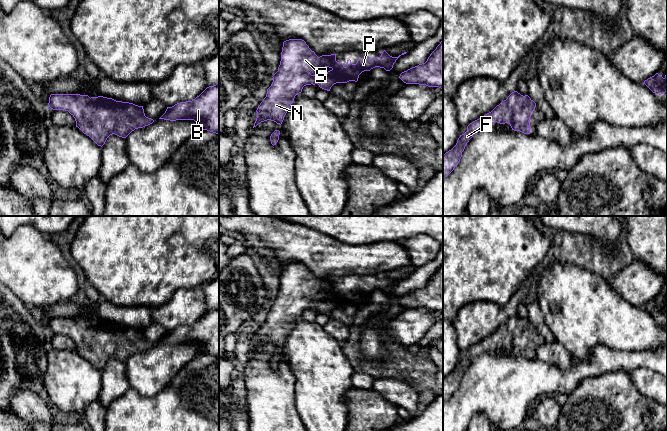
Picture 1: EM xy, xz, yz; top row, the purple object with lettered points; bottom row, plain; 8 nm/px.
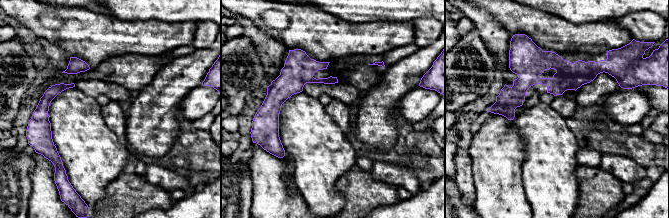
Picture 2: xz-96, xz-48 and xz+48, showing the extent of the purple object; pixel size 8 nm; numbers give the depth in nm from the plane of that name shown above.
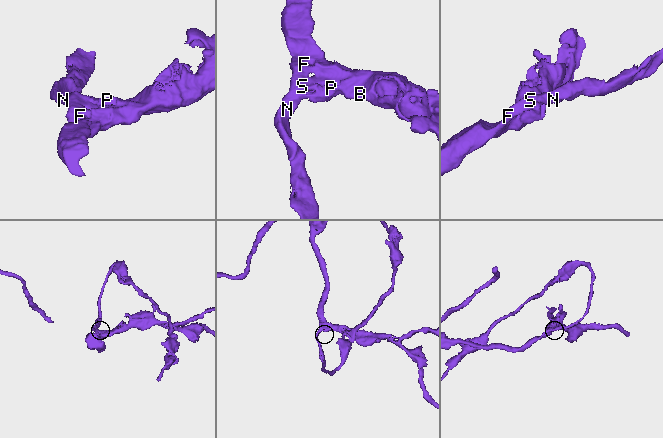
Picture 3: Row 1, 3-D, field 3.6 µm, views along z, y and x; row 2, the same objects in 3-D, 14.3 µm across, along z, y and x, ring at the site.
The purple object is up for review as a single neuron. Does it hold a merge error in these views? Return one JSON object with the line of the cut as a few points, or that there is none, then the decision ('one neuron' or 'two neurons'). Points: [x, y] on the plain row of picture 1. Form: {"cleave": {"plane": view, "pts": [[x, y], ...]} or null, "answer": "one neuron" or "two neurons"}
{"cleave": null, "answer": "one neuron"}

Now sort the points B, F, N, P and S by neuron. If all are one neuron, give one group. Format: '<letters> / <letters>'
B F N P S

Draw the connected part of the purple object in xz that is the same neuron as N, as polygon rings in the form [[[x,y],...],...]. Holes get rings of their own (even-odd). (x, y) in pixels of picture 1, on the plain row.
[[[289,263],[283,266],[281,285],[278,295],[272,300],[273,306],[267,313],[266,321],[258,330],[256,351],[261,346],[271,344],[282,348],[284,341],[296,319],[306,309],[318,308],[320,312],[330,315],[336,307],[358,305],[359,299],[375,291],[390,295],[400,281],[392,281],[385,274],[380,281],[359,283],[356,288],[347,284],[347,290],[336,285],[336,278],[318,281],[302,263]],[[329,291],[326,299],[311,299],[318,292]]]

